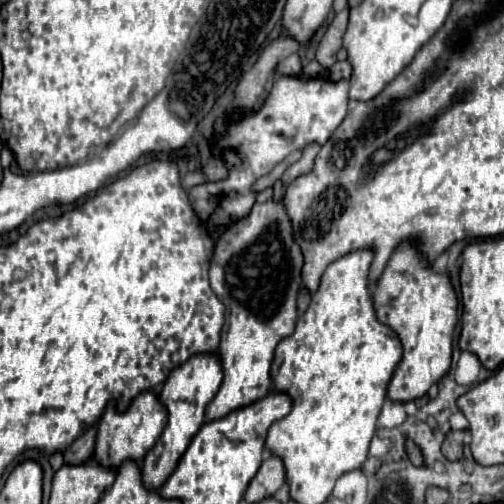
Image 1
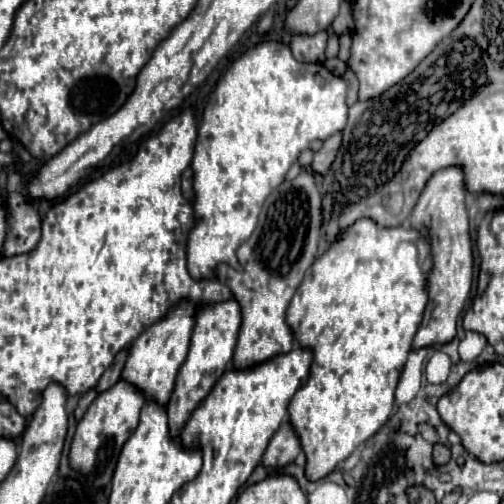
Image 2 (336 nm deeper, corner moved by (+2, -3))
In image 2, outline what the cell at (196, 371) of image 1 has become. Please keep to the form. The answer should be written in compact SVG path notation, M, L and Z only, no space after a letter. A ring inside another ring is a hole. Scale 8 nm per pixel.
M233 298L227 302L221 302L221 304L205 306L197 314L195 328L191 334L189 352L187 352L187 358L185 358L181 370L179 370L175 390L173 390L171 400L167 404L169 428L171 428L173 438L177 438L181 428L187 424L193 408L197 408L197 404L201 404L201 400L205 400L205 396L209 394L209 388L213 388L213 384L217 382L217 376L221 376L221 372L225 372L225 368L229 368L231 358L233 358L233 350L237 344L239 324L241 324L241 310L239 310L237 300L233 300Z

